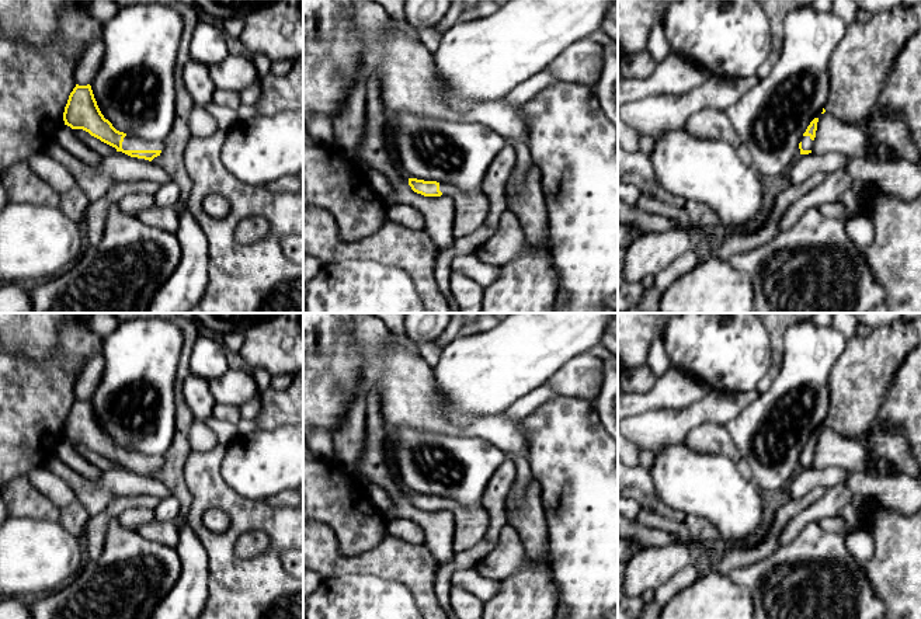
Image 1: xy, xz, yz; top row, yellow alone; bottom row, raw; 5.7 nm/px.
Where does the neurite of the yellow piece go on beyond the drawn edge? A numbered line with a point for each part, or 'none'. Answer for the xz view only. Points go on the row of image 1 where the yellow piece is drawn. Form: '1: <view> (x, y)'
1: xz (471, 209)

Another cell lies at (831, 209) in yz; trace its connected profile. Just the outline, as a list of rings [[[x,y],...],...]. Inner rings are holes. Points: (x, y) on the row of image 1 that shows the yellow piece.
[[[827,202],[820,205],[820,212],[827,218],[845,218],[847,216],[847,208],[840,202]]]

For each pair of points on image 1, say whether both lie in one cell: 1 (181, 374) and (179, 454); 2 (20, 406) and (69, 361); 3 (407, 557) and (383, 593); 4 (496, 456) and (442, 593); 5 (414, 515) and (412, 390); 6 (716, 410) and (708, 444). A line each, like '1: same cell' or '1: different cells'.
1: same cell
2: same cell
3: different cells
4: different cells
5: different cells
6: different cells

